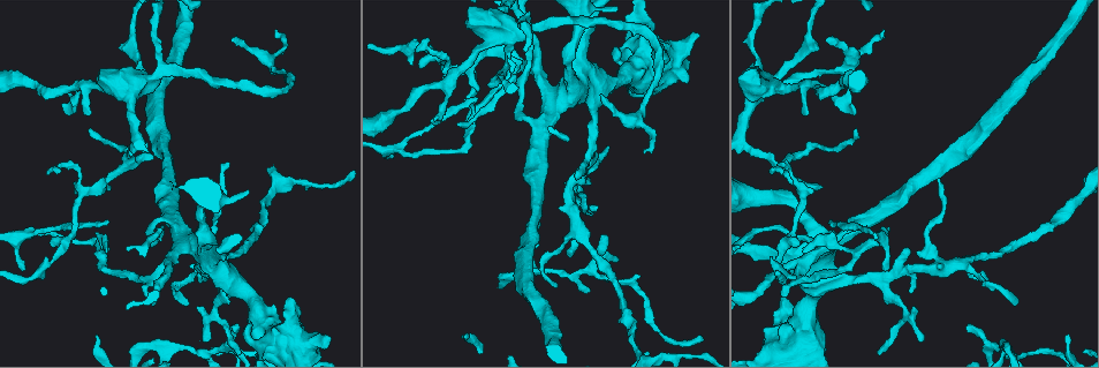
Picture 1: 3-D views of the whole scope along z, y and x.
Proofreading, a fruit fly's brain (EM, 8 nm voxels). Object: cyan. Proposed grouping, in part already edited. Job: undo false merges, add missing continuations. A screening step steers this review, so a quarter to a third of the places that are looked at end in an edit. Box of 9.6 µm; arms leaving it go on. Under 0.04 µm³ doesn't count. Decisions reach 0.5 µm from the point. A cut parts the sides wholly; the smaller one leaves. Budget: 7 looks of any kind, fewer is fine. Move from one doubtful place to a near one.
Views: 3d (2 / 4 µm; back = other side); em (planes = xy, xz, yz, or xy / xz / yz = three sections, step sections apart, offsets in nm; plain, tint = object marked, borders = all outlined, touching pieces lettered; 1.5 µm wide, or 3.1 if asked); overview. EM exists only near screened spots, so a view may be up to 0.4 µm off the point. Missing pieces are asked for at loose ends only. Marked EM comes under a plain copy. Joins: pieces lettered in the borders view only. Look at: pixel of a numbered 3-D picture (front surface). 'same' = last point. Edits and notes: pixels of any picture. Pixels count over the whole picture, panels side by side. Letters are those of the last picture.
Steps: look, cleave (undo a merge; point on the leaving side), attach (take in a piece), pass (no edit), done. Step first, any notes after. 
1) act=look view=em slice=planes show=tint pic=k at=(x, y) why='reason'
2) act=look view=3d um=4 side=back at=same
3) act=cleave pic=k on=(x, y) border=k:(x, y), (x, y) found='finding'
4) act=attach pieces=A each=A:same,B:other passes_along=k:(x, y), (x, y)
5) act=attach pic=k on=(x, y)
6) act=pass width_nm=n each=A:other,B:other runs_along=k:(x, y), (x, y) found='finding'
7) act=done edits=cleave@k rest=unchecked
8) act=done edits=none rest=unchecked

act=look view=3d um=4 side=back pic=1 at=(63, 104) why='thin end'

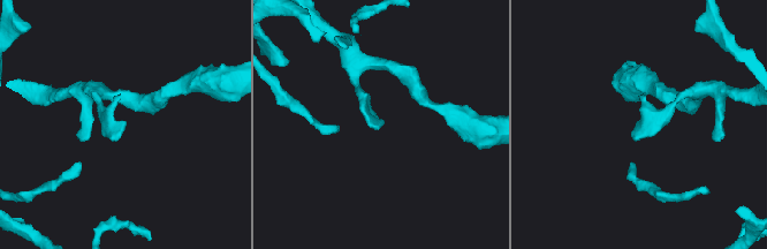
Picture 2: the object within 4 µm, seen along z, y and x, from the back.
act=look view=em slice=xz step=4 show=tint pic=2 at=(640, 122) why='now the EM'

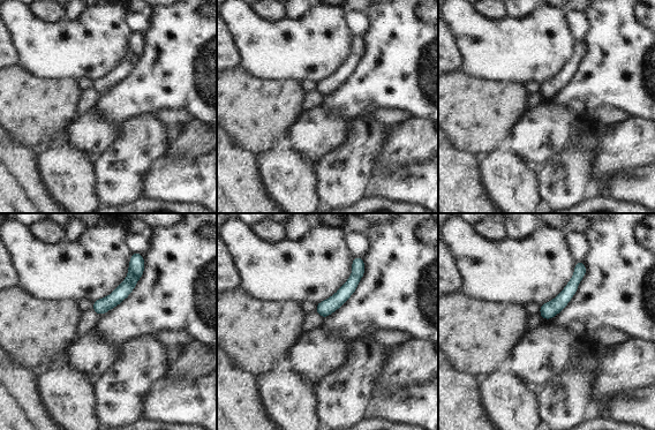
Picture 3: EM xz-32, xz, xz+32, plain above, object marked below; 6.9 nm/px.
act=look view=em slice=planes show=borders at=same

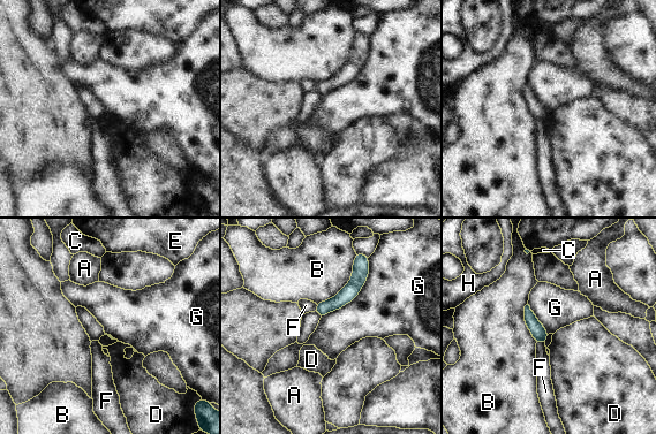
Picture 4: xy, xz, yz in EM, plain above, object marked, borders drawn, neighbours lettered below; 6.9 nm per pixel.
act=pass longest_contact=G:550nm each=A:other,B:other,C:other,D:other,E:other,F:other,G:other,H:other runs_along=4:(366, 259), (356, 283), (322, 313) found='no lettered piece goes on from it'

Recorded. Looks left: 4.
act=look view=em slice=xy step=4 show=borders pic=1 at=(598, 207) why='an open end'

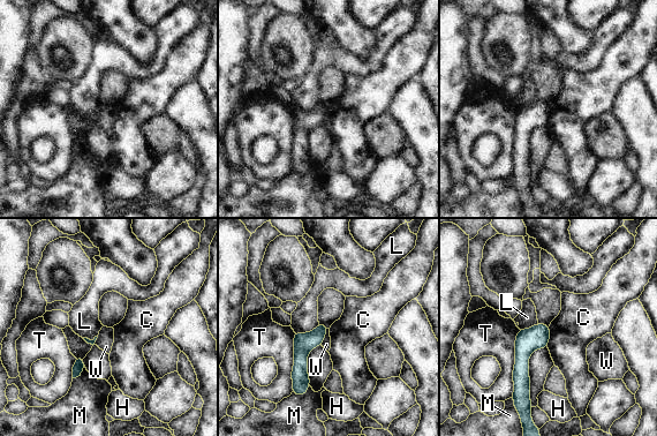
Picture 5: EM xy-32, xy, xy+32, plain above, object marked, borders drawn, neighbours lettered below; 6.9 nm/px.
act=pass each=C:other,H:other,L:other,M:other,T:other,W:other border=5:(550, 325), (550, 340), (546, 346) found='none of them fits'

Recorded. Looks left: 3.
act=look view=em slice=xz step=4 show=tint pic=1 at=(160, 65) why='small branch off a trunk'

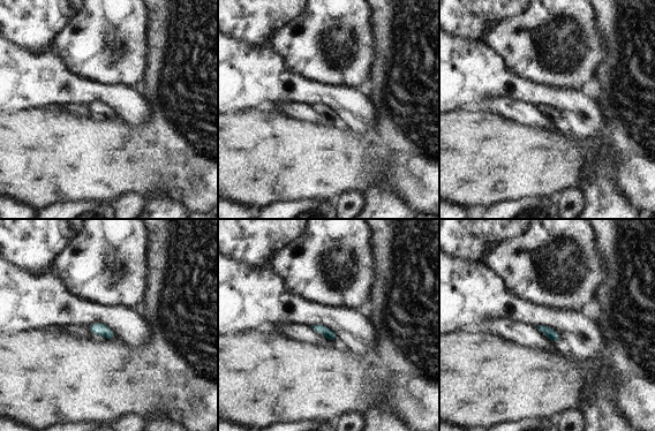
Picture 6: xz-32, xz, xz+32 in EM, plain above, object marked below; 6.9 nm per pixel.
act=look view=em slice=planes show=tint at=same

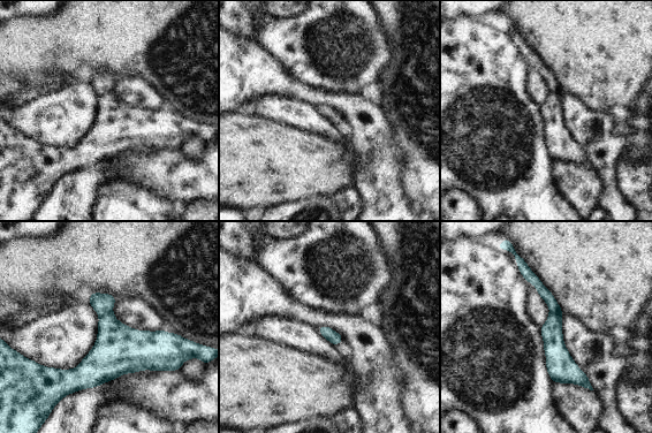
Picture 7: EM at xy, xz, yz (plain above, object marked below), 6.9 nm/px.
act=look view=em slice=planes show=borders at=same

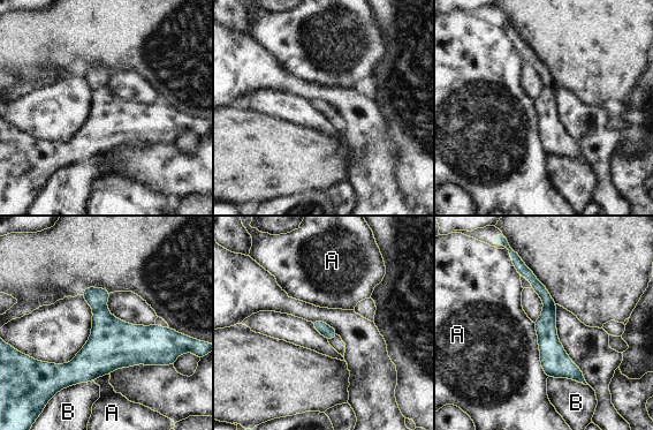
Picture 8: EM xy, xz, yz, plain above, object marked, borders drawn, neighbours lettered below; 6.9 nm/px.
act=pass each=A:other,B:other border=8:(533, 323), (539, 363), (547, 377) found='continuous, no second neuron'

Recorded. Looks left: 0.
act=done edits=none rest=unchecked

